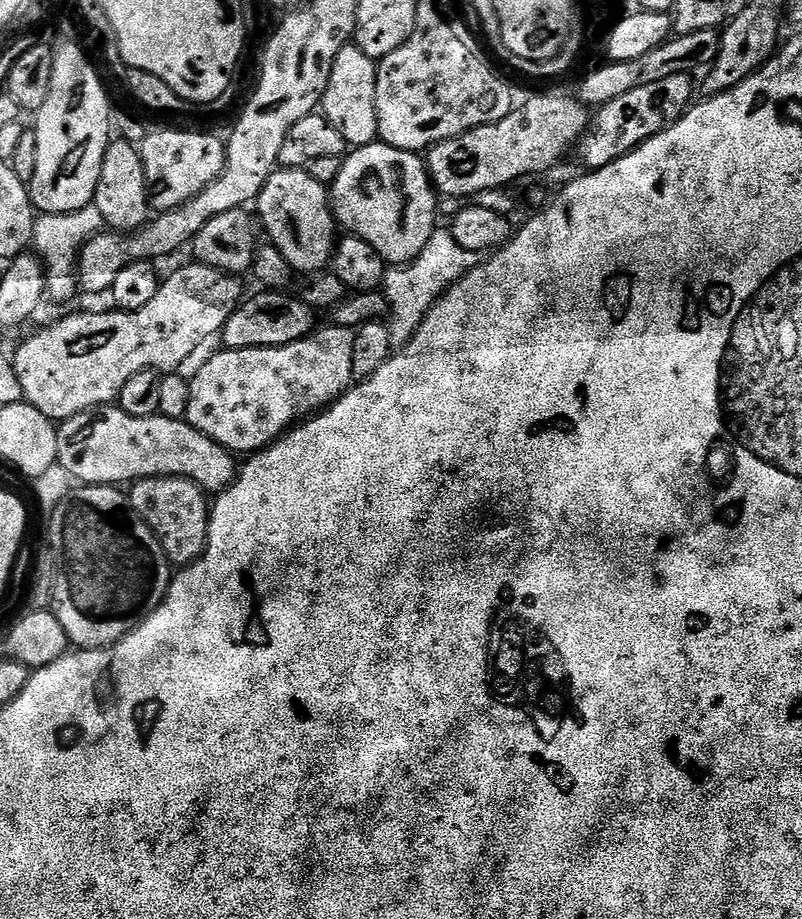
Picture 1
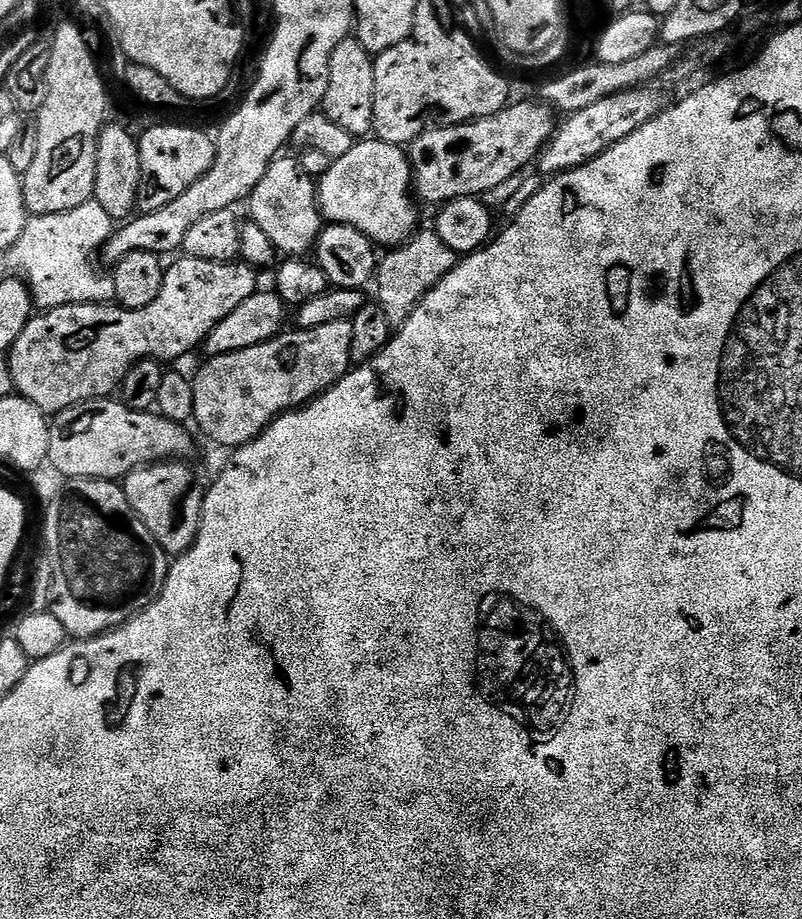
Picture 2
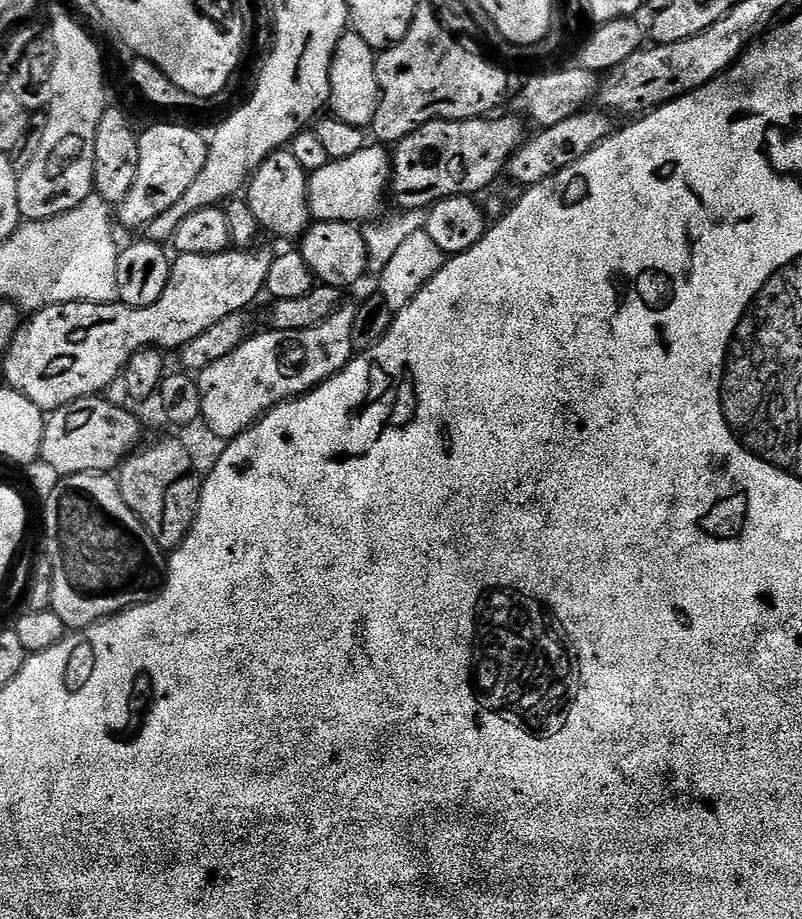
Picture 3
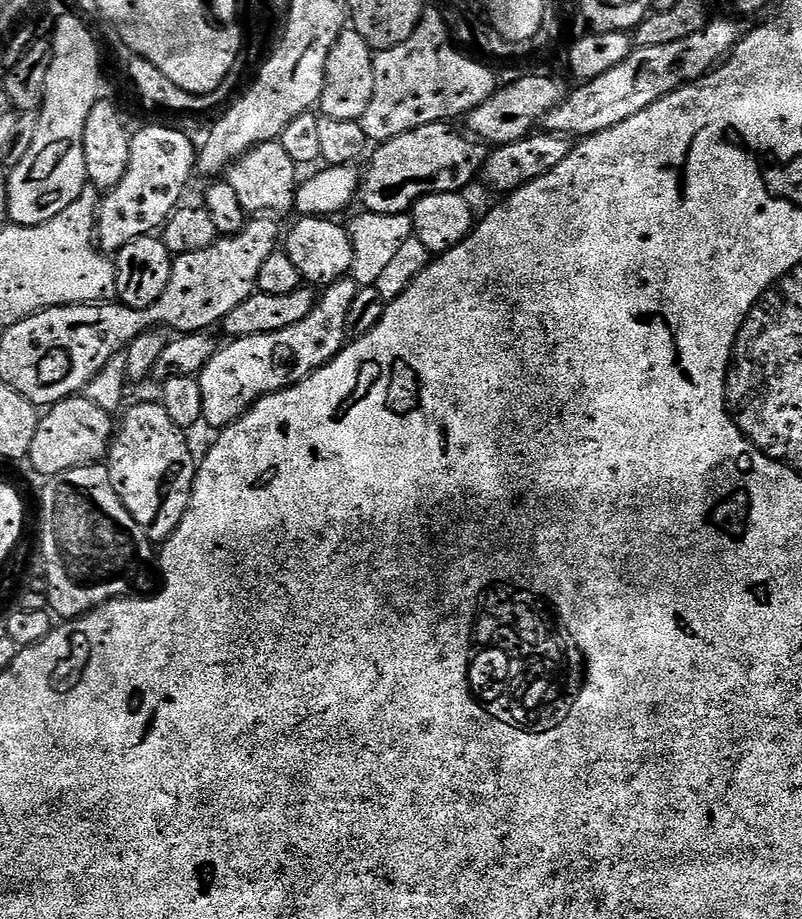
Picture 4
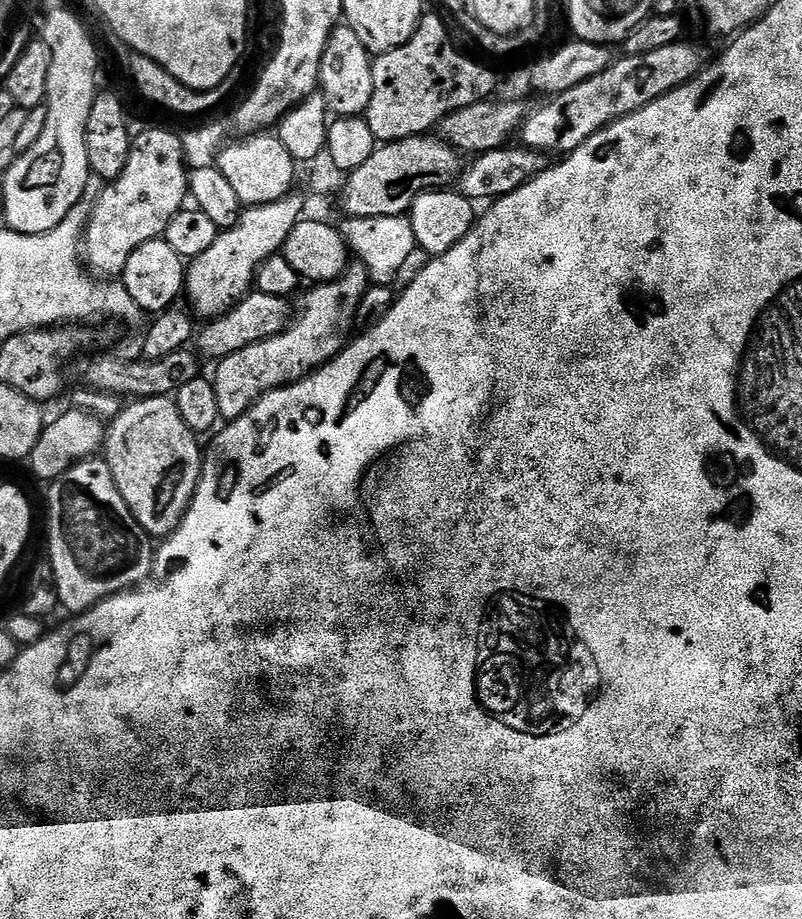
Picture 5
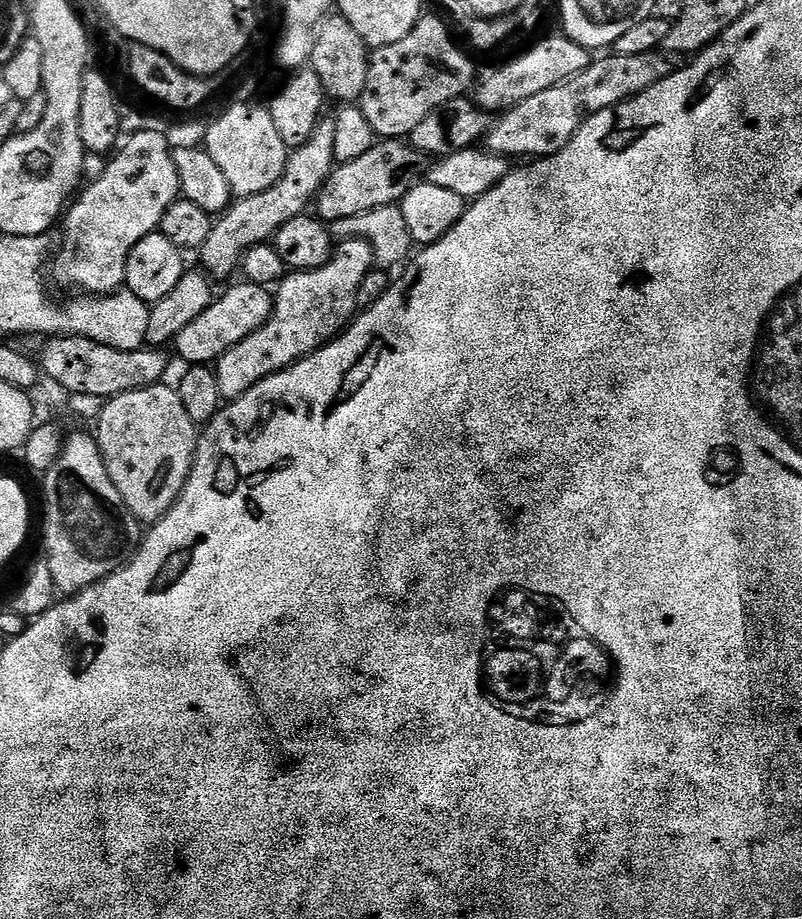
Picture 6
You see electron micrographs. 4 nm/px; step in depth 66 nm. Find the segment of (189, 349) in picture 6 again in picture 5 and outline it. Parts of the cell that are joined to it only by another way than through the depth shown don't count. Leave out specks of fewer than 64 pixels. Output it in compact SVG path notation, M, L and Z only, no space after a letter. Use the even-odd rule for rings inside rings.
M253 290L244 296L232 307L229 312L209 319L204 329L199 329L195 337L194 344L201 357L209 356L212 362L219 362L225 356L234 354L254 342L269 340L272 336L287 329L294 316L294 308L288 305L289 301L285 297L275 297L274 294L264 294Z

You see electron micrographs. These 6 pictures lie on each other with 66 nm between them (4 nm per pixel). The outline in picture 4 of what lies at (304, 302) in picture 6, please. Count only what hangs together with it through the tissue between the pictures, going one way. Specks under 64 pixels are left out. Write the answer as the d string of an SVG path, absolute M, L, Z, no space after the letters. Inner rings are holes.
M351 278L338 280L334 284L327 285L319 293L316 308L302 322L298 322L298 326L286 326L286 330L278 330L270 334L241 336L228 342L225 348L224 345L217 347L214 358L210 358L210 362L198 377L202 392L203 419L207 422L209 420L216 430L223 430L235 420L239 420L263 396L291 388L293 384L302 382L307 376L329 364L344 349L345 344L349 343L350 306L354 302L357 291L358 285L355 280Z

